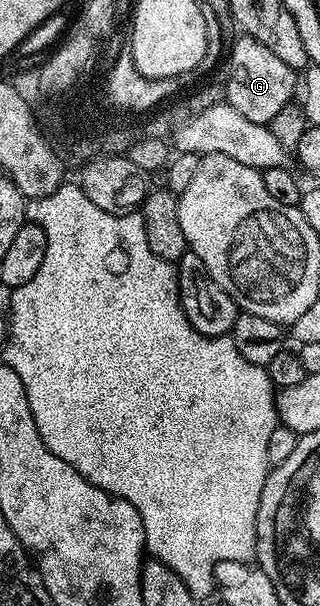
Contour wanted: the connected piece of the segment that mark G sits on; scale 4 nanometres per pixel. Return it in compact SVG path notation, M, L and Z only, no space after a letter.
M237 36L236 40L231 42L228 53L228 78L222 81L224 86L224 95L227 104L234 107L234 111L246 115L250 123L267 125L282 111L282 107L293 104L295 95L298 93L298 73L291 69L274 51L262 47L258 39Z

